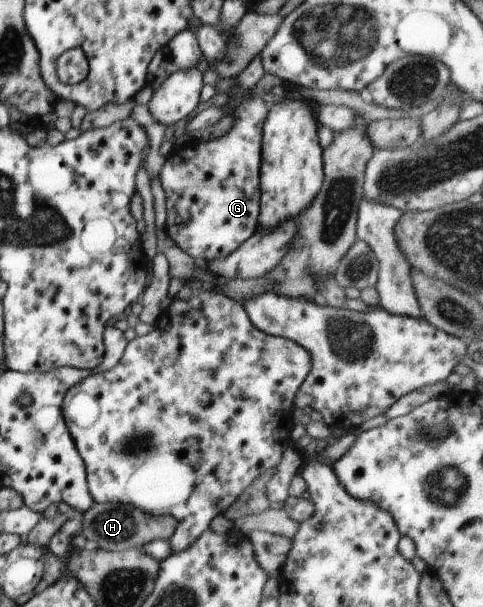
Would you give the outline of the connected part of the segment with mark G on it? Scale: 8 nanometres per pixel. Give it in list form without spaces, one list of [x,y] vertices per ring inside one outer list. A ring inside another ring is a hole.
[[[247,95],[232,99],[230,108],[235,111],[237,120],[233,129],[226,135],[206,142],[190,140],[177,145],[165,157],[159,179],[166,195],[166,232],[175,245],[197,262],[221,260],[234,252],[248,240],[258,225],[260,212],[260,165],[262,160],[262,137],[265,120],[269,115],[267,103],[259,99],[249,99]]]

